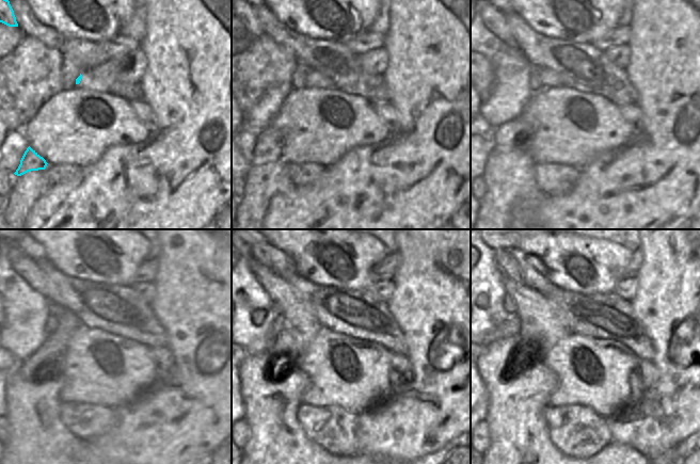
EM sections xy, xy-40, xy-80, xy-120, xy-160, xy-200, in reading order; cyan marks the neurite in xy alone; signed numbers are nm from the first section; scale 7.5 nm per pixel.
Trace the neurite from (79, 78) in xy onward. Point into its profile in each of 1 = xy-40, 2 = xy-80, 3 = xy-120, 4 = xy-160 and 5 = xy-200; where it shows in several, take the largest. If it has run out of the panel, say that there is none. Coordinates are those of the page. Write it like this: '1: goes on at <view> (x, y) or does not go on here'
1: goes on at xy-40 (313, 78)
2: goes on at xy-80 (549, 79)
3: goes on at xy-120 (36, 368)
4: goes on at xy-160 (300, 325)
5: goes on at xy-200 (542, 324)

